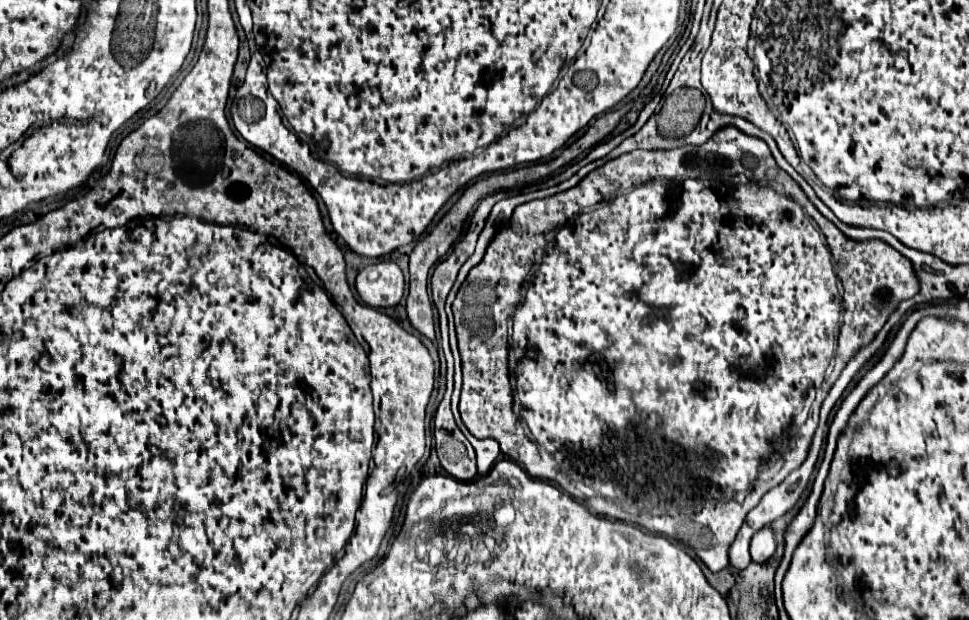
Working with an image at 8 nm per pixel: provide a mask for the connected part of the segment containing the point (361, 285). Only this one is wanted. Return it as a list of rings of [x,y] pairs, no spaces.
[[[377,262],[357,274],[355,288],[359,298],[371,308],[389,308],[399,304],[405,288],[403,272],[395,262]]]

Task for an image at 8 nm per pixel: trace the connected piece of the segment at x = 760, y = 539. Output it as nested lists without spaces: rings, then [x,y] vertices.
[[[769,528],[759,530],[759,534],[755,534],[753,540],[751,540],[751,558],[753,558],[753,562],[763,564],[773,556],[773,552],[775,552],[773,532]]]

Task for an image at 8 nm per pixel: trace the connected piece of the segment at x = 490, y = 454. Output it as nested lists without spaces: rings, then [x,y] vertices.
[[[459,422],[459,426],[461,426],[461,430],[463,430],[465,436],[467,436],[467,440],[473,444],[473,448],[475,448],[475,452],[477,452],[477,468],[479,468],[479,476],[485,476],[485,474],[491,470],[491,466],[495,464],[495,460],[499,458],[499,454],[501,454],[499,444],[497,444],[495,440],[491,440],[491,438],[479,440],[479,438],[471,436],[471,434],[465,430],[465,426],[463,426],[461,422]]]

